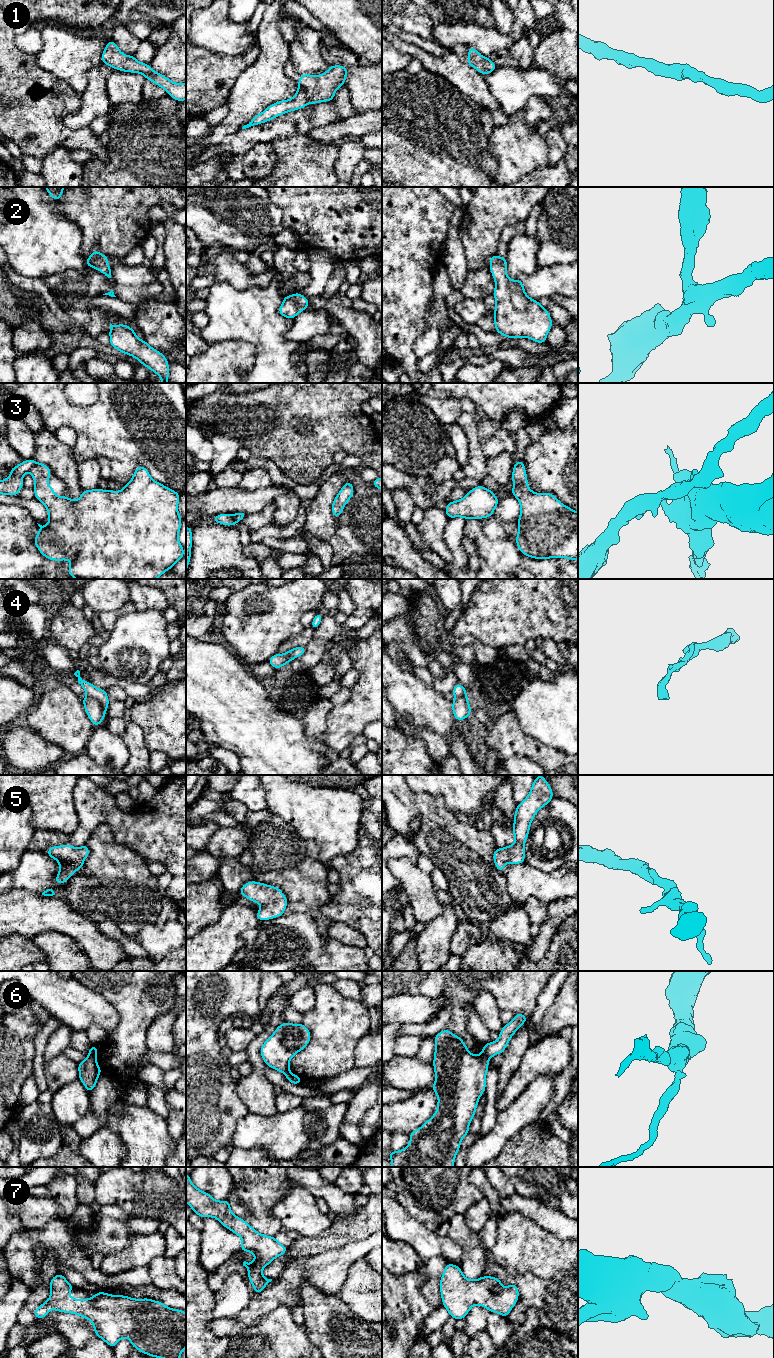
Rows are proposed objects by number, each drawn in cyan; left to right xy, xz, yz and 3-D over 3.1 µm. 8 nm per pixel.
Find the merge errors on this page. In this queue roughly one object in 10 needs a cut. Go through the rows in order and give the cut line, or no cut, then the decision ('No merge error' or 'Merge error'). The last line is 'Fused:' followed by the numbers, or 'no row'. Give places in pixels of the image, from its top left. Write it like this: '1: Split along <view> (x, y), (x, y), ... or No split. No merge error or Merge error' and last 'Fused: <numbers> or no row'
1: No split. No merge error
2: No split. No merge error
3: No split. No merge error
4: Split along xy (88, 696), (96, 699), (101, 704), (104, 718). Merge error
5: No split. No merge error
6: Split along xy (88, 1054), (95, 1059). Merge error
7: No split. No merge error
Fused: 4, 6

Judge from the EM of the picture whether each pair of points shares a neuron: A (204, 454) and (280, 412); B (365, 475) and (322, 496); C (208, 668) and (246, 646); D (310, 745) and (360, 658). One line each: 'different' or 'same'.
A: different
B: different
C: different
D: different

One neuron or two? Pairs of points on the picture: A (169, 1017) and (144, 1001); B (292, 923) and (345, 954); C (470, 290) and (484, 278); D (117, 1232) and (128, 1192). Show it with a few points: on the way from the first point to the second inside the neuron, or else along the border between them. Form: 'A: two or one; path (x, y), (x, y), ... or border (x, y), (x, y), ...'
A: two; border (175, 1007), (160, 1014), (147, 1029)
B: one; path (307, 938), (311, 948), (319, 957), (330, 958)
C: one; path (474, 289), (480, 282)
D: two; border (102, 1205), (115, 1205), (137, 1216)

